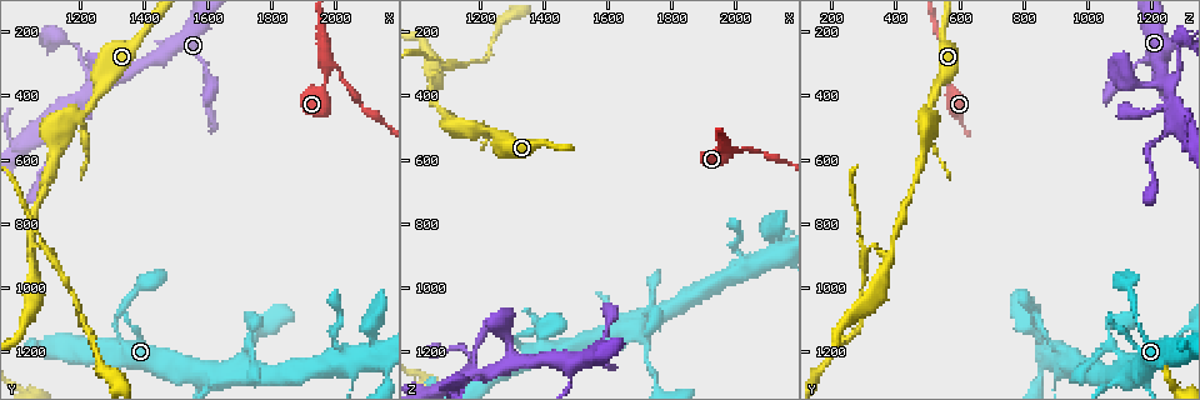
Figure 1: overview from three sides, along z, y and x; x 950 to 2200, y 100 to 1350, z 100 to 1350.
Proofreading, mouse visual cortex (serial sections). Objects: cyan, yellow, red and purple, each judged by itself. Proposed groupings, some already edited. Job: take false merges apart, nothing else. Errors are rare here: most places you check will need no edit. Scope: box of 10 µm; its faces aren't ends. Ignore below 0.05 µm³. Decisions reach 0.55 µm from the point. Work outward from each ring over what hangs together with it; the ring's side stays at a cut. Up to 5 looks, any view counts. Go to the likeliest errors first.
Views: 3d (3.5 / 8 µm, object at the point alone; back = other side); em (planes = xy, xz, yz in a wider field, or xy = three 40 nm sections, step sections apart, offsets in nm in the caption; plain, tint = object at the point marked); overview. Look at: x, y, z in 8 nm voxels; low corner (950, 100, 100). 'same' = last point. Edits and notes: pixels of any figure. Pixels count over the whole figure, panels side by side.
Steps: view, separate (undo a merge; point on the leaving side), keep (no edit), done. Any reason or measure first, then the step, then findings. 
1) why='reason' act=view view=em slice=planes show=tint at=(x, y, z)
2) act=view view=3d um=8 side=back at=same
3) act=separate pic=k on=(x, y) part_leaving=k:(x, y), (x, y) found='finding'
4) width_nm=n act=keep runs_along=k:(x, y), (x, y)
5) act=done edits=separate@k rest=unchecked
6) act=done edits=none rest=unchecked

why='a fork' act=view view=3d um=3.5 at=(1050, 890, 380)

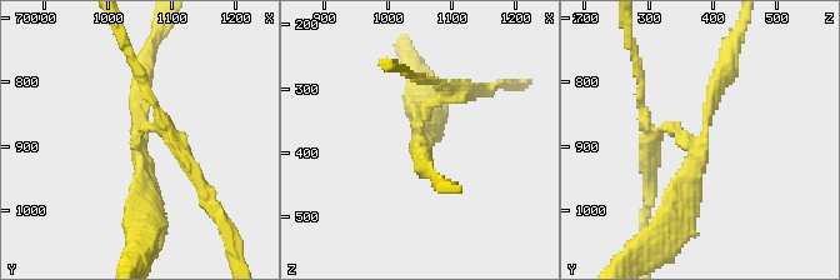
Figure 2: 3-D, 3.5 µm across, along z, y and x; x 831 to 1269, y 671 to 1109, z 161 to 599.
why='shape alone is not enough' act=view view=em slice=xy step=1 show=tint at=(1050, 890, 380)

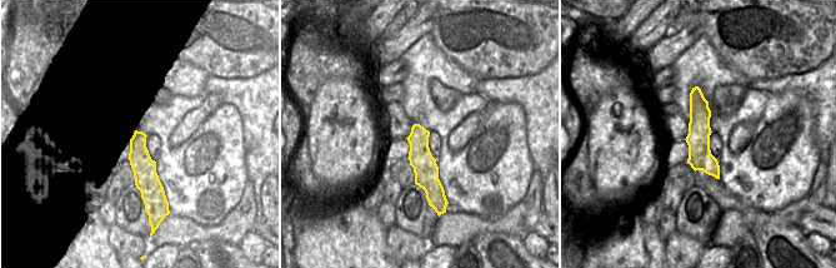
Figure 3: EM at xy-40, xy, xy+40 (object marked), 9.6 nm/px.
act=view view=em slice=xy step=3 show=tint at=same

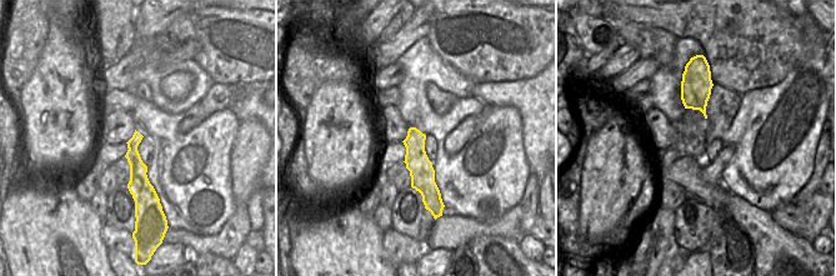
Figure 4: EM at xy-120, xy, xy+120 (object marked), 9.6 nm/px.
arm_widths_nm=150,250,300 act=separate pic=2 on=(655, 138) border=4:(136, 146), (129, 149) found='two cells meet here'

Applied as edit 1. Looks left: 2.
why='four arms meet' act=view view=em slice=xy step=5 show=tint at=(1290, 360, 1240)

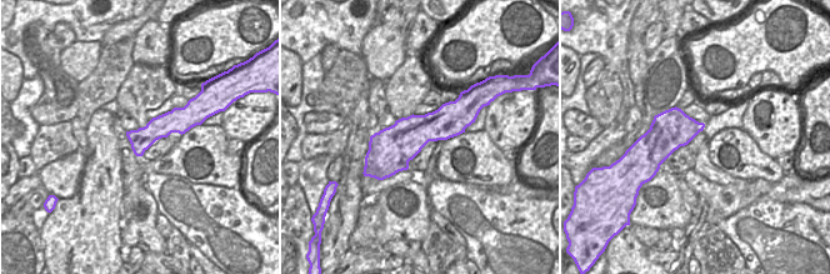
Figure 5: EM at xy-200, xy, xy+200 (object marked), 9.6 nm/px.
act=view view=3d um=3.5 at=same

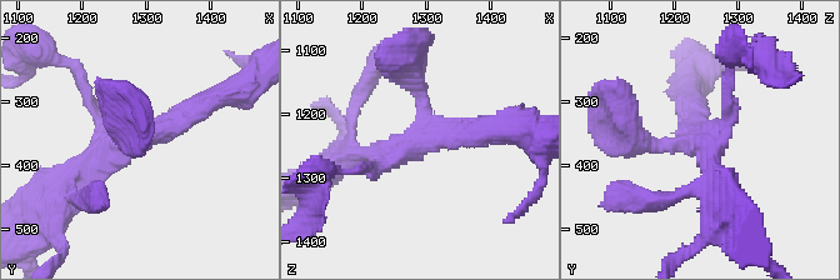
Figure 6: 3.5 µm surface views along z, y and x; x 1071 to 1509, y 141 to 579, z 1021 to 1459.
arm_widths_nm=200,250,250,250 act=keep runs_along=6:(215, 98), (111, 144), (74, 175) found='one cell here'

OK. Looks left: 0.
act=done edits=separate@2 rest=unchecked

